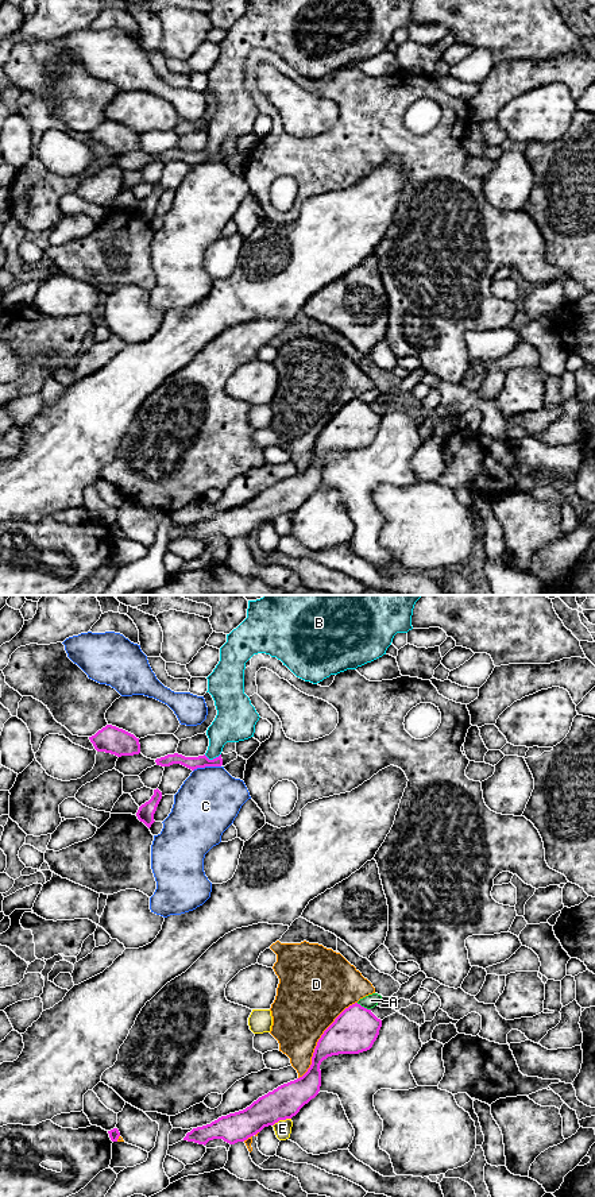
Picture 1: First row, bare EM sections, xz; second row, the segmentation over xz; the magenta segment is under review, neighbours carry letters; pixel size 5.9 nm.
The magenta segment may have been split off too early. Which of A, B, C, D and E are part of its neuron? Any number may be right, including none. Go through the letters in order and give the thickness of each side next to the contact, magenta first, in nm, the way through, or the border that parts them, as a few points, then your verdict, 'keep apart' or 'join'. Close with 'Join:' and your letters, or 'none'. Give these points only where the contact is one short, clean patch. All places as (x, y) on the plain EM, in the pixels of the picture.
A: 260/80 nm | keep apart
B: 80/220 nm | keep apart
C: 80/380 nm | keep apart
D: 260/400 nm | join
E: 200/100 nm | along xz (290, 513), (281, 514), (273, 521) | keep apart
Join: D

